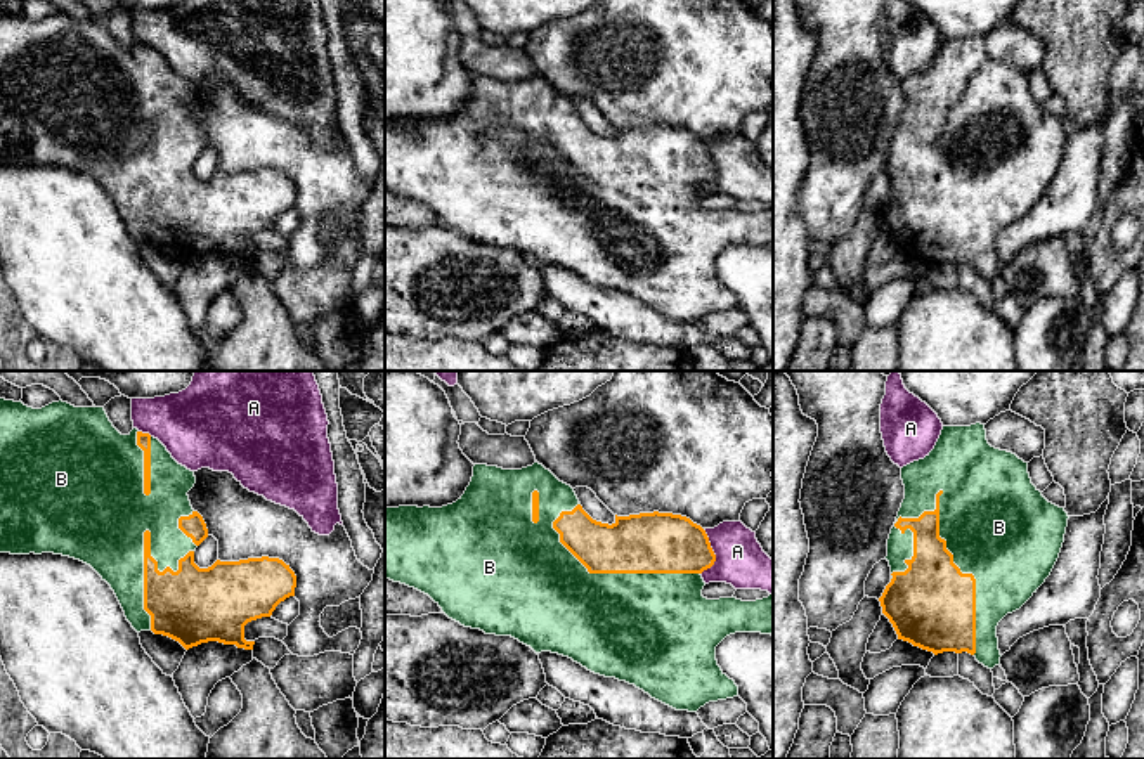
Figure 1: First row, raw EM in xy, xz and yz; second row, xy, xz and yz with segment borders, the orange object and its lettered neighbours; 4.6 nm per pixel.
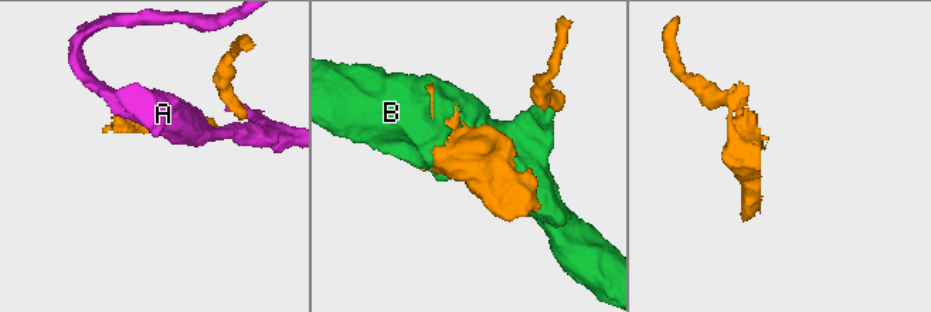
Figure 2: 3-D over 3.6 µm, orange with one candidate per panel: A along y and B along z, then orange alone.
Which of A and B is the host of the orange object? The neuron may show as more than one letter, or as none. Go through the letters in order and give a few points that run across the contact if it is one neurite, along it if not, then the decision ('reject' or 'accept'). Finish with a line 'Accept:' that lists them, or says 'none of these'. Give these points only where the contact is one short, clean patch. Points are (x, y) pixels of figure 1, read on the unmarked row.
A: reject
B: accept
Accept: B

